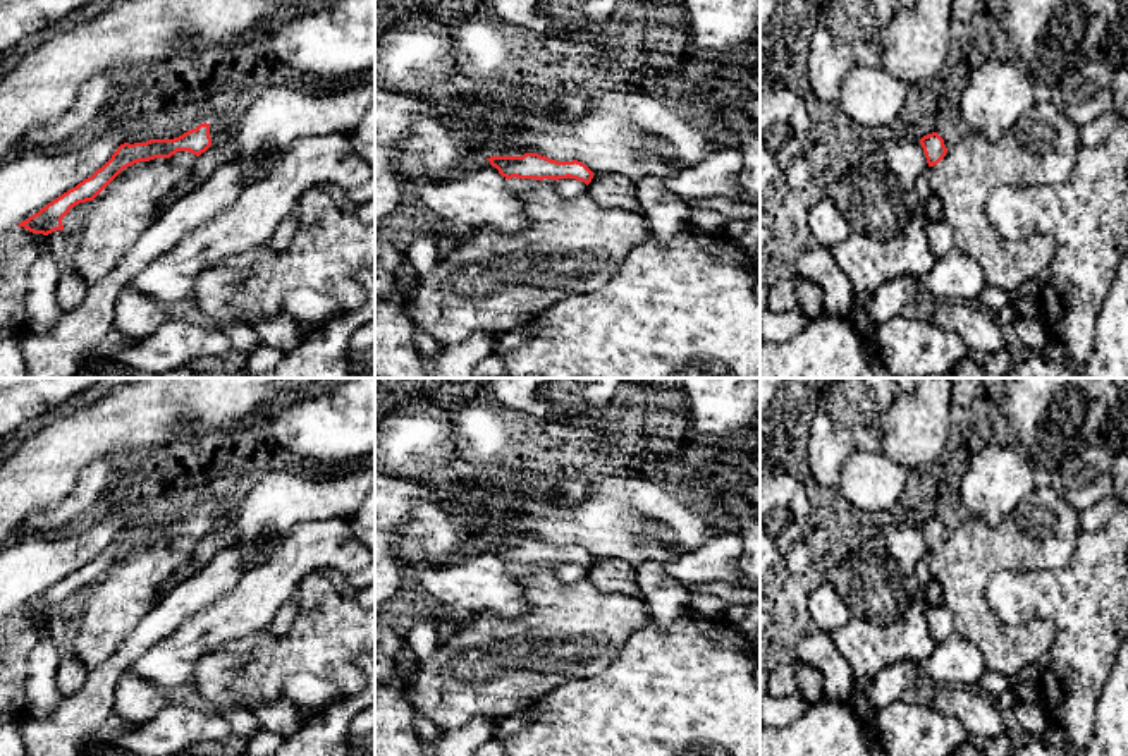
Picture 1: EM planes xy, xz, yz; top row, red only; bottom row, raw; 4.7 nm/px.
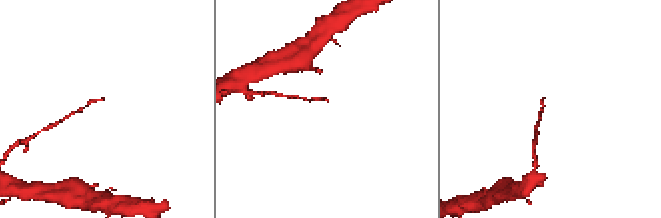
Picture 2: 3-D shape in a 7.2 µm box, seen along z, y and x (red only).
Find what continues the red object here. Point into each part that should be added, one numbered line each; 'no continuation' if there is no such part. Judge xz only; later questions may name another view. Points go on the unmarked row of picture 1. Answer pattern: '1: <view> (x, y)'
1: xz (518, 571)

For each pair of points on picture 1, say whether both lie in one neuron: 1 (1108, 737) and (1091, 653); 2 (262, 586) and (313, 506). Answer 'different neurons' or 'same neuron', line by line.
1: different neurons
2: different neurons

